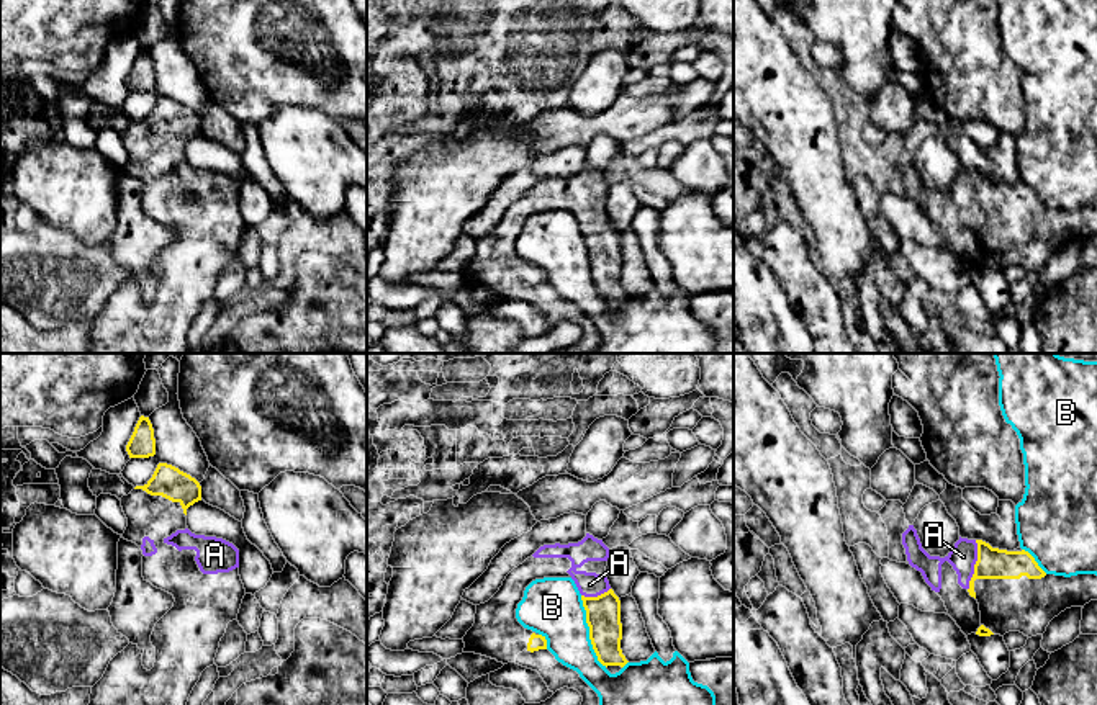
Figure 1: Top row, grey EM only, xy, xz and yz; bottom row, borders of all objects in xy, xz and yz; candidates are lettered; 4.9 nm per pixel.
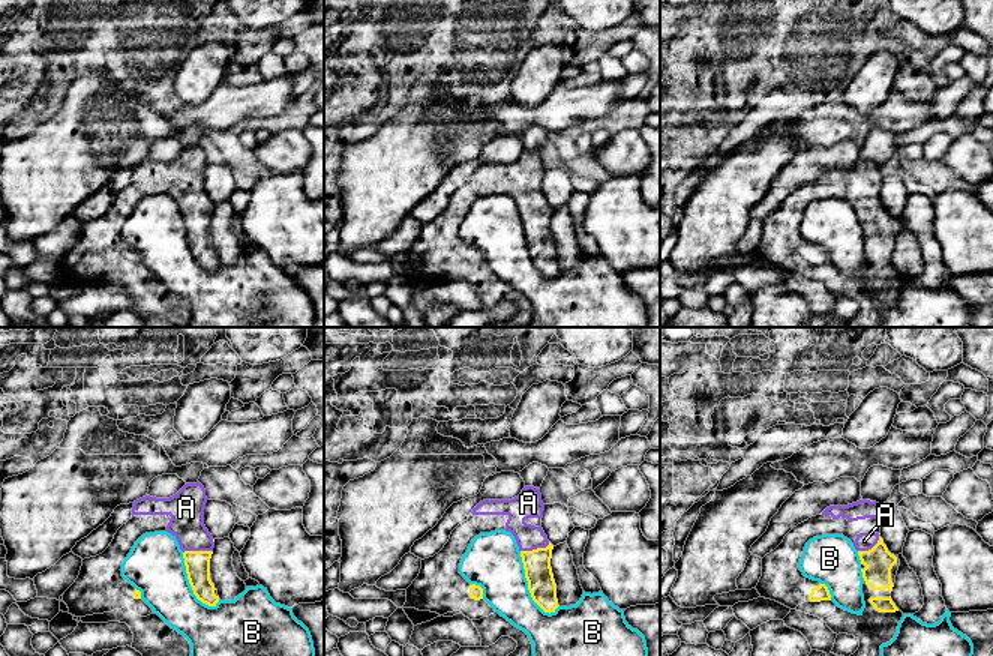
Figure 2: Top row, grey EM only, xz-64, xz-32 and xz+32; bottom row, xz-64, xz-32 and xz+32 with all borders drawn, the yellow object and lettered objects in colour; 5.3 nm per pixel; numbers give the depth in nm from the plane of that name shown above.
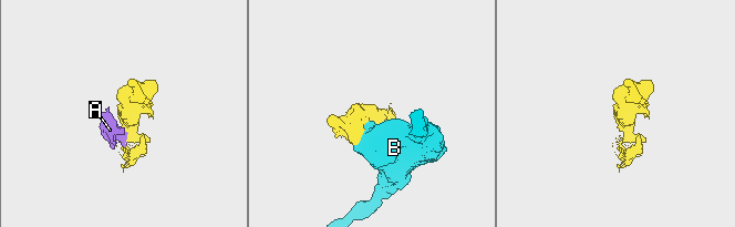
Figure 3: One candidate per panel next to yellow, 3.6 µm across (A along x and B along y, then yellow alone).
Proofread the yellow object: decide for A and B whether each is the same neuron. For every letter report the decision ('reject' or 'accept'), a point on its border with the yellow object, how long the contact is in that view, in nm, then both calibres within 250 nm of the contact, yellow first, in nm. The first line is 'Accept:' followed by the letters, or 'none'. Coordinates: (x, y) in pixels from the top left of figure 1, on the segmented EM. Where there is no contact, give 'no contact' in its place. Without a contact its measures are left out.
Accept: A
A: accept; meets yellow in yz at (975, 565); contact 260 nm long; 160 nm thick on the yellow side, 140 nm on the other
B: reject; meets yellow in xz at (590, 632); contact 380 nm long; 180 nm thick on the yellow side, 300 nm on the other

